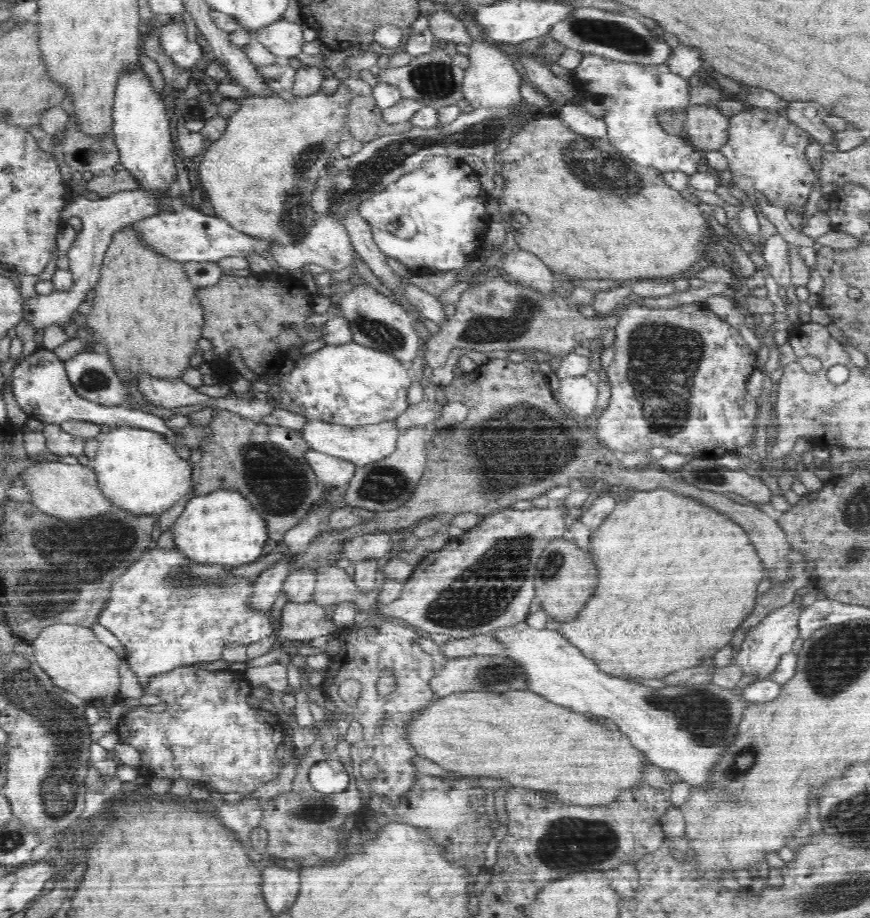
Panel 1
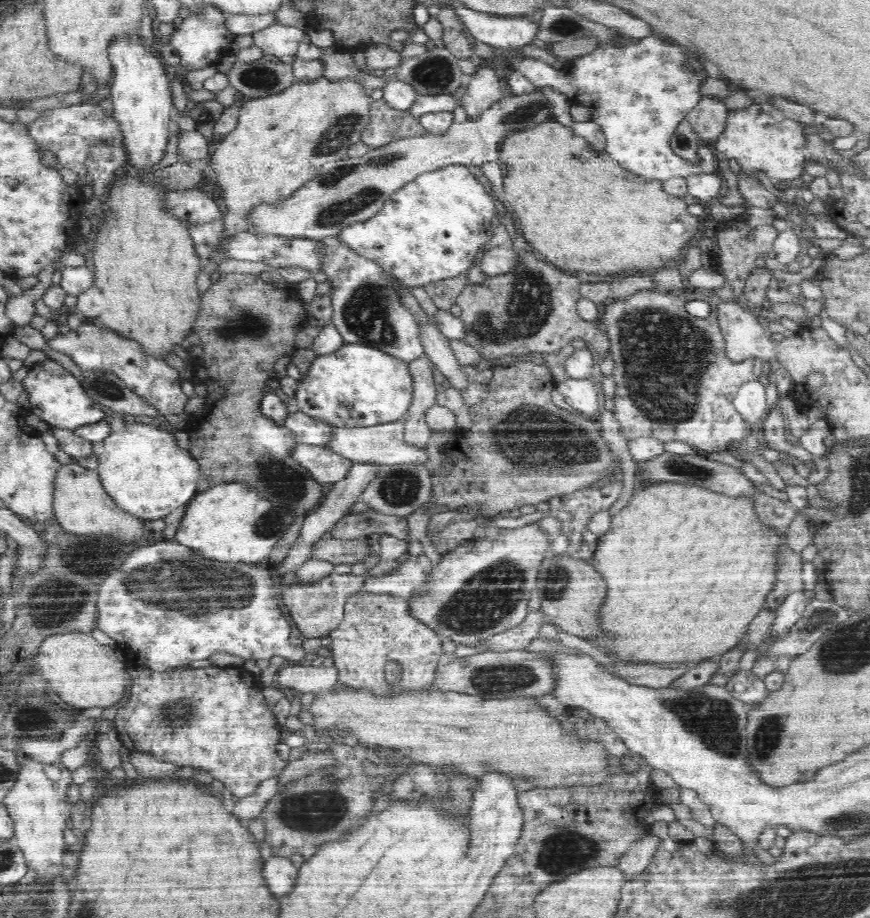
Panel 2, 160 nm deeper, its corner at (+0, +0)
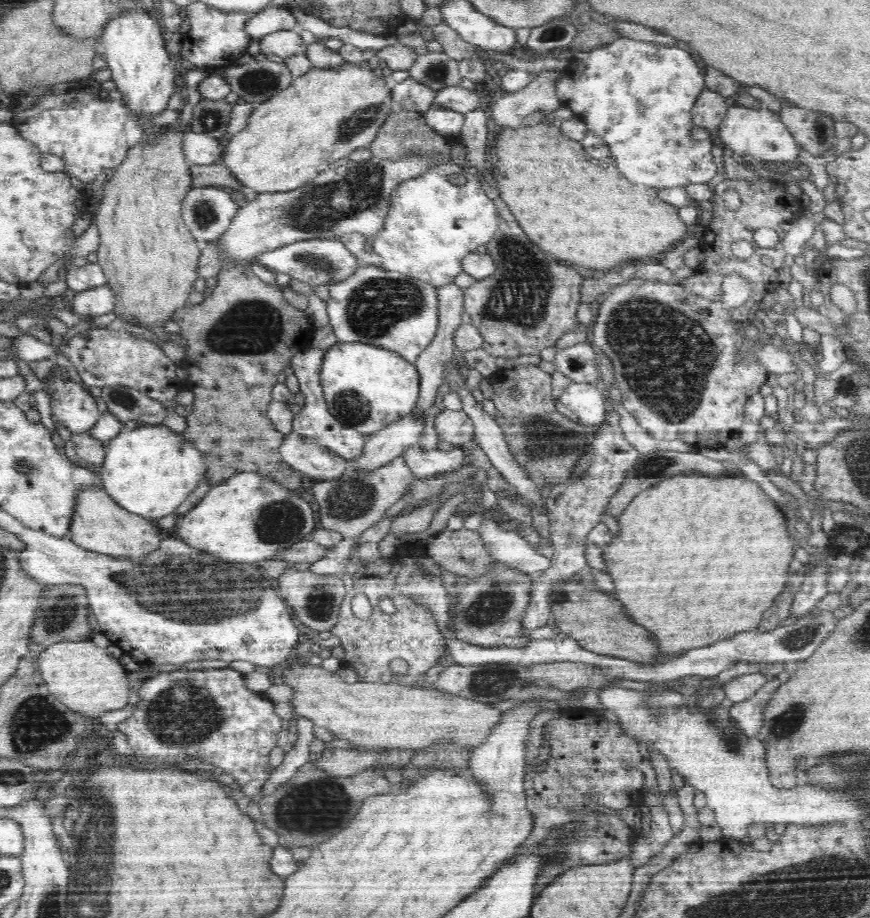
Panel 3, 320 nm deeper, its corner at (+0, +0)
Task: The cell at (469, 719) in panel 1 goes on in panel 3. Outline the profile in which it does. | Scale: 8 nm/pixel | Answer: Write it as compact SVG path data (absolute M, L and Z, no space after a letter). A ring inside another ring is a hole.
M292 664L282 672L284 684L292 688L290 705L299 717L310 719L316 726L325 727L334 733L335 738L342 738L354 746L367 749L384 747L388 749L425 749L438 741L452 741L471 756L470 748L477 747L485 741L504 712L493 706L455 696L448 692L430 687L404 686L398 684L382 684L356 682L346 683L335 672L328 672L322 667L310 664Z

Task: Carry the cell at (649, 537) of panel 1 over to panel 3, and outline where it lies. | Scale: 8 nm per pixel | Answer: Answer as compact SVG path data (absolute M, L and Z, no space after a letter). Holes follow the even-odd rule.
M680 473L643 490L632 499L618 519L619 535L602 547L602 558L615 586L617 599L622 603L626 615L650 632L661 655L686 653L692 649L711 646L728 640L737 633L756 630L764 611L767 611L786 586L790 562L794 556L792 536L788 533L786 517L776 503L753 480L729 473L725 477L712 477L702 473Z

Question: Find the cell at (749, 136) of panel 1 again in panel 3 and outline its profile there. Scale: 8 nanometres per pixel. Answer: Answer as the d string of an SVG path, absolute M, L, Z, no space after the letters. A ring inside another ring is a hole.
M738 105L728 107L717 132L723 142L723 148L728 147L735 154L756 163L791 162L797 160L802 150L802 146L796 142L787 126L781 121L779 113L764 106L760 109Z

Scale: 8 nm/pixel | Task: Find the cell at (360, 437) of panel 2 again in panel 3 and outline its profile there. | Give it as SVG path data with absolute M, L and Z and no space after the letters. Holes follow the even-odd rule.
M418 444L408 447L402 457L417 479L456 471L465 458L460 446L442 452L439 449L423 450Z

